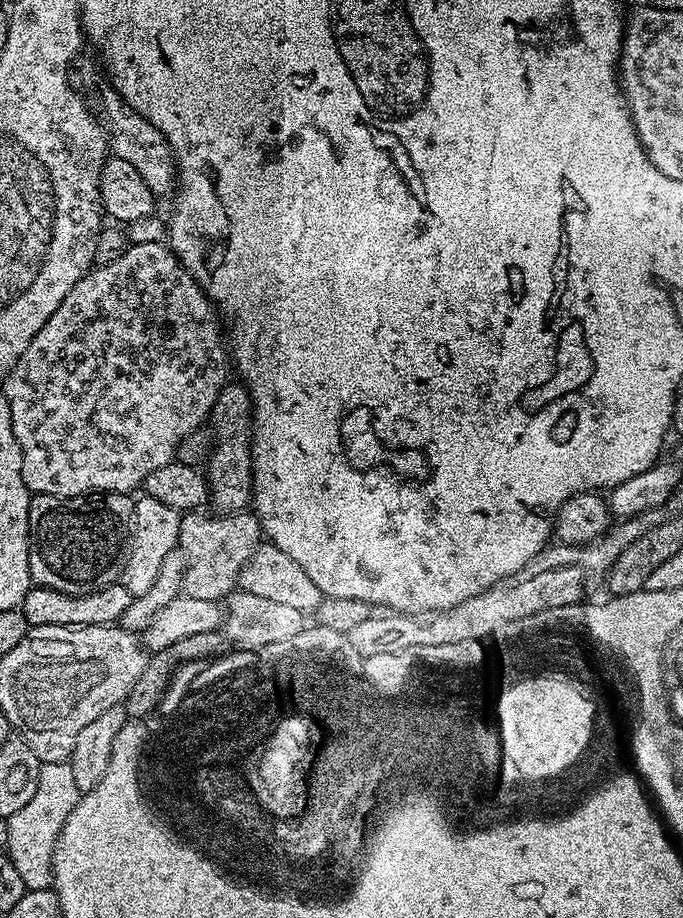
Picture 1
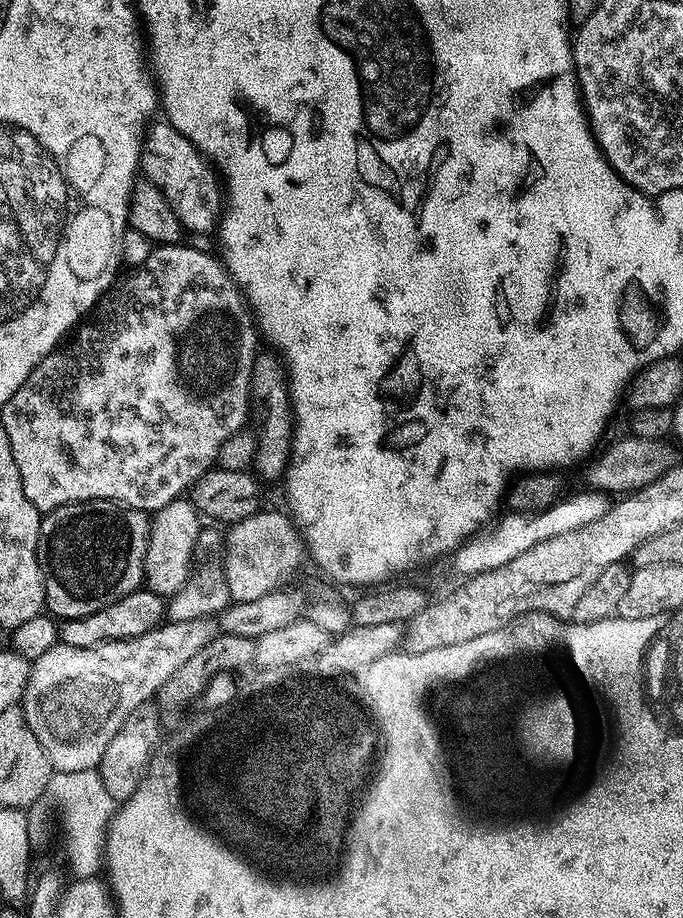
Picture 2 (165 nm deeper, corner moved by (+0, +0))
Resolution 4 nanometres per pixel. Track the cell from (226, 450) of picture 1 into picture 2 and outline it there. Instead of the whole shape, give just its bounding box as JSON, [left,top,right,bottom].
[251,351,296,481]

